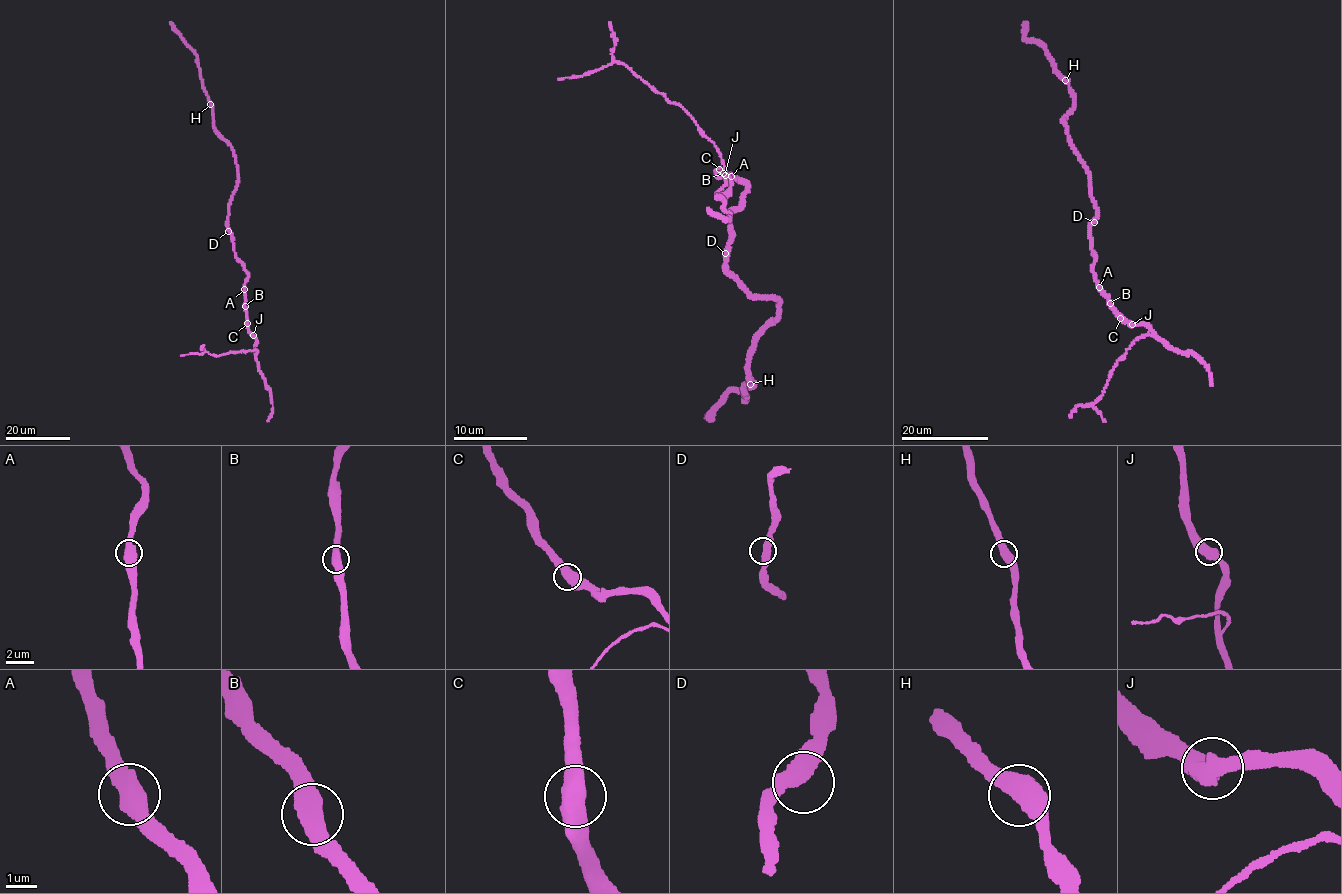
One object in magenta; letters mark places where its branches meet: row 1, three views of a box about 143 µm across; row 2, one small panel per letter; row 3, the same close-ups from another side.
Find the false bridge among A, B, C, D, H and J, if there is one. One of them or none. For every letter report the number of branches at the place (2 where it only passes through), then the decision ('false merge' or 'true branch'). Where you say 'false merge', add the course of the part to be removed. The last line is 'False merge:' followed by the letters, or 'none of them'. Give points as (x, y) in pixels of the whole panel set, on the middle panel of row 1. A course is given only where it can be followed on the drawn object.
A: 2 | true branch
B: 2 | true branch
C: 2 | true branch
D: 2 | true branch
H: 2 | true branch
J: 2 | true branch
False merge: none of them

